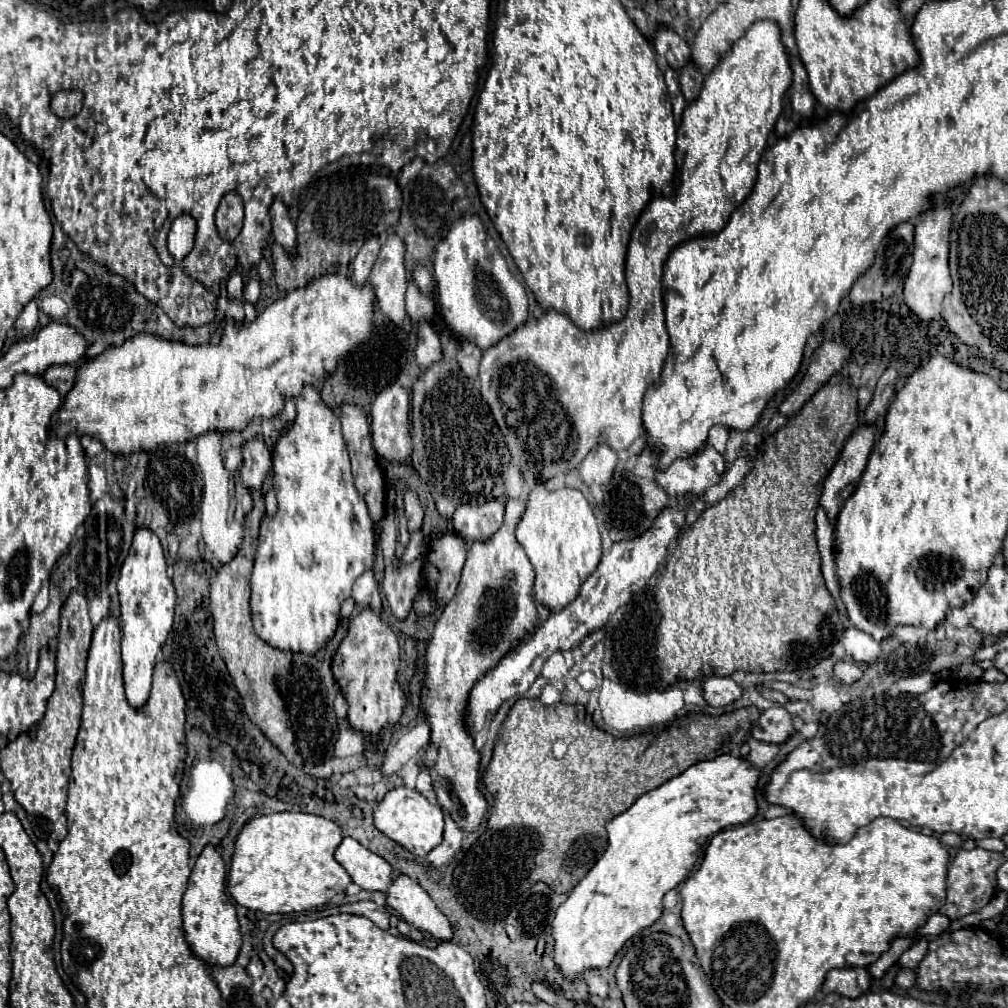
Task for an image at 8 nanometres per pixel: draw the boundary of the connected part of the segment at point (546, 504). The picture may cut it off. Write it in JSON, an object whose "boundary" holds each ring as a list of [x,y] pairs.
{"boundary":[[[537,485],[527,499],[527,509],[515,529],[515,537],[517,537],[519,545],[525,549],[527,557],[535,569],[535,585],[533,585],[535,601],[553,613],[561,611],[563,607],[567,607],[569,603],[575,601],[575,597],[579,595],[581,583],[595,571],[595,567],[599,565],[599,559],[601,559],[601,537],[599,537],[593,509],[587,503],[587,499],[581,495],[581,491],[577,491],[577,489],[563,487],[557,491],[547,491],[545,485]]]}

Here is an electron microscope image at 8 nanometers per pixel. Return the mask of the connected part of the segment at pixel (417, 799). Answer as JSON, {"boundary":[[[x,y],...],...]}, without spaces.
{"boundary":[[[397,787],[391,789],[383,801],[377,805],[375,813],[375,827],[383,831],[389,839],[397,841],[401,847],[411,851],[413,855],[427,855],[433,847],[441,843],[443,835],[443,811],[439,805],[433,805],[427,797],[423,797],[419,791],[409,787]]]}

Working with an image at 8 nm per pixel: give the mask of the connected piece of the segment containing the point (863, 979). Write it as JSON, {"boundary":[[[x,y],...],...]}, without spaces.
{"boundary":[[[831,969],[823,983],[823,993],[839,993],[849,999],[857,999],[859,995],[869,991],[869,973],[867,969]]]}

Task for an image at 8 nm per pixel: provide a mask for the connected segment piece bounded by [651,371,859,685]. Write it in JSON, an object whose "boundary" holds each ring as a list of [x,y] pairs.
{"boundary":[[[845,371],[833,375],[829,379],[831,383],[825,383],[805,405],[803,409],[791,417],[787,421],[785,427],[781,427],[777,433],[769,435],[763,441],[763,449],[759,449],[751,471],[747,473],[747,477],[743,479],[741,485],[737,485],[733,491],[729,491],[729,495],[721,501],[717,501],[715,505],[711,505],[709,509],[705,509],[701,513],[701,517],[697,519],[695,525],[691,525],[677,541],[673,553],[669,555],[663,571],[657,577],[657,583],[651,589],[651,599],[655,599],[655,611],[659,611],[659,627],[655,627],[655,655],[659,655],[659,671],[663,671],[663,679],[667,679],[667,683],[675,685],[679,679],[683,681],[695,681],[695,679],[707,679],[709,675],[719,675],[719,677],[729,677],[735,671],[765,671],[765,673],[773,673],[773,671],[807,671],[811,667],[815,667],[821,659],[827,657],[829,645],[839,641],[843,629],[835,629],[839,623],[839,613],[837,607],[833,603],[831,607],[831,595],[825,589],[825,581],[823,581],[823,573],[821,573],[821,561],[819,561],[819,551],[817,551],[817,541],[815,541],[815,509],[819,507],[819,499],[821,499],[821,487],[825,477],[829,475],[829,471],[833,469],[849,433],[853,433],[859,425],[858,420],[858,401],[855,389],[851,385],[851,379]]]}

